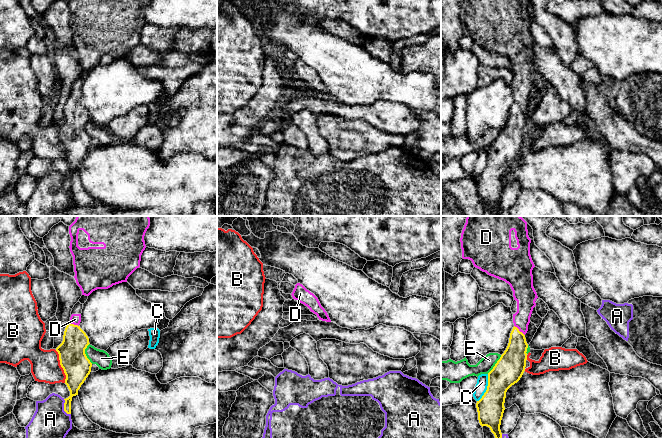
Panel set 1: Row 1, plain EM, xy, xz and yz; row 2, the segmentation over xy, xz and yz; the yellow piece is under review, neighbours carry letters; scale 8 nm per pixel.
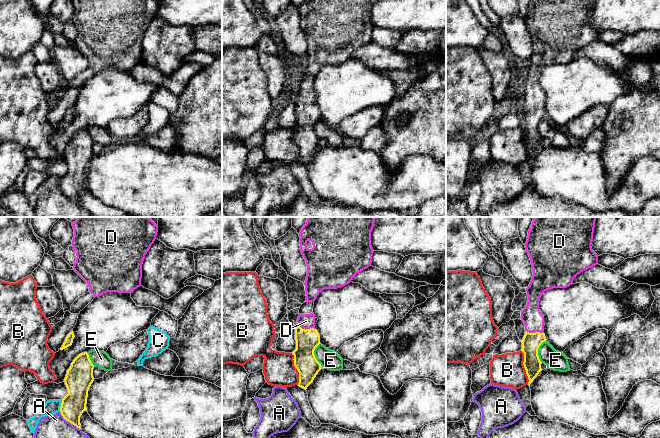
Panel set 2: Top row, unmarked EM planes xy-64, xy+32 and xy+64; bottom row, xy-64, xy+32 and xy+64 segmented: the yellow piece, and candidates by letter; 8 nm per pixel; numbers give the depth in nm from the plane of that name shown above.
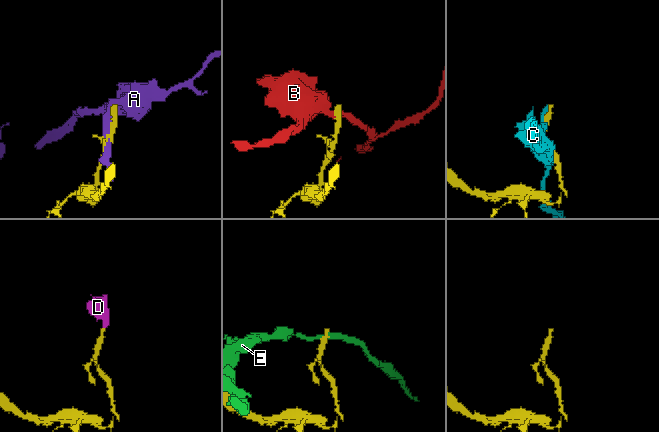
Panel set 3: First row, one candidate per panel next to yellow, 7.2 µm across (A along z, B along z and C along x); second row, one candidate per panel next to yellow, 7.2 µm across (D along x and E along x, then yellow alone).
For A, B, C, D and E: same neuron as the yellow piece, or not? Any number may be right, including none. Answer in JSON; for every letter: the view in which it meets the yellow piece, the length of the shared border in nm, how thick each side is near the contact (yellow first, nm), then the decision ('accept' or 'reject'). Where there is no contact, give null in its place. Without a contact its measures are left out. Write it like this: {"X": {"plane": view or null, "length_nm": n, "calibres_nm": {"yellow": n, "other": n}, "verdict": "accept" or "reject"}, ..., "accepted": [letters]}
{"A": {"plane": "xy", "length_nm": 140, "calibres_nm": {"yellow": 140, "other": 320}, "verdict": "reject"}, "B": {"plane": "xy", "length_nm": 280, "calibres_nm": {"yellow": 220, "other": 240}, "verdict": "reject"}, "C": {"plane": "yz", "length_nm": 240, "calibres_nm": {"yellow": 240, "other": 100}, "verdict": "reject"}, "D": {"plane": "yz", "length_nm": 120, "calibres_nm": {"yellow": 200, "other": 140}, "verdict": "accept"}, "E": {"plane": "xy", "length_nm": 170, "calibres_nm": {"yellow": 220, "other": 140}, "verdict": "reject"}, "accepted": ["D"]}

